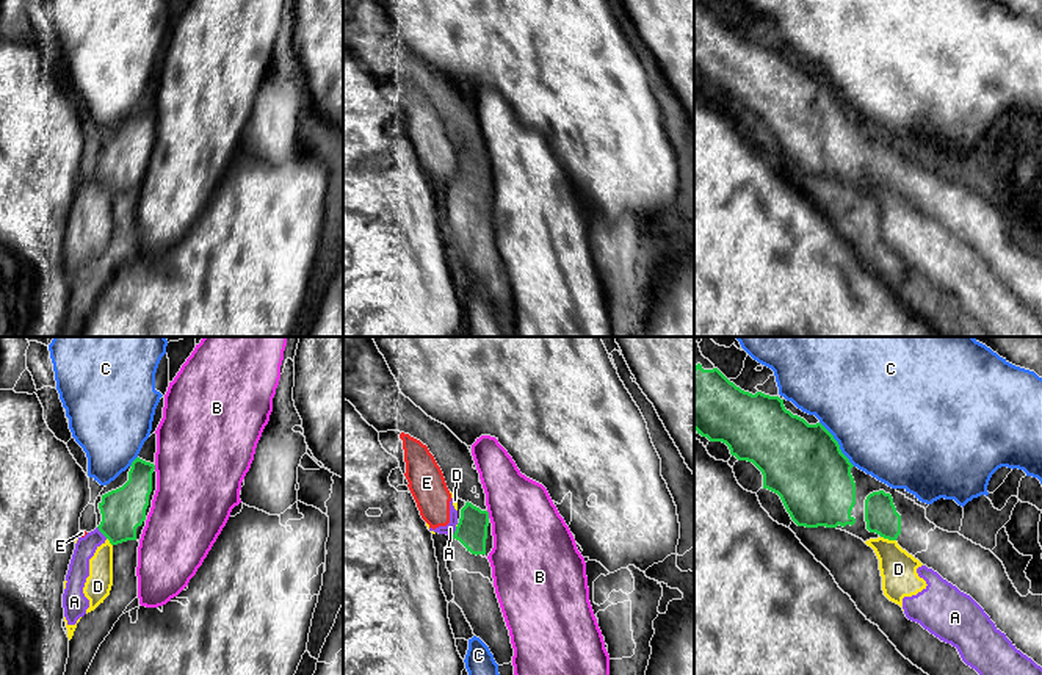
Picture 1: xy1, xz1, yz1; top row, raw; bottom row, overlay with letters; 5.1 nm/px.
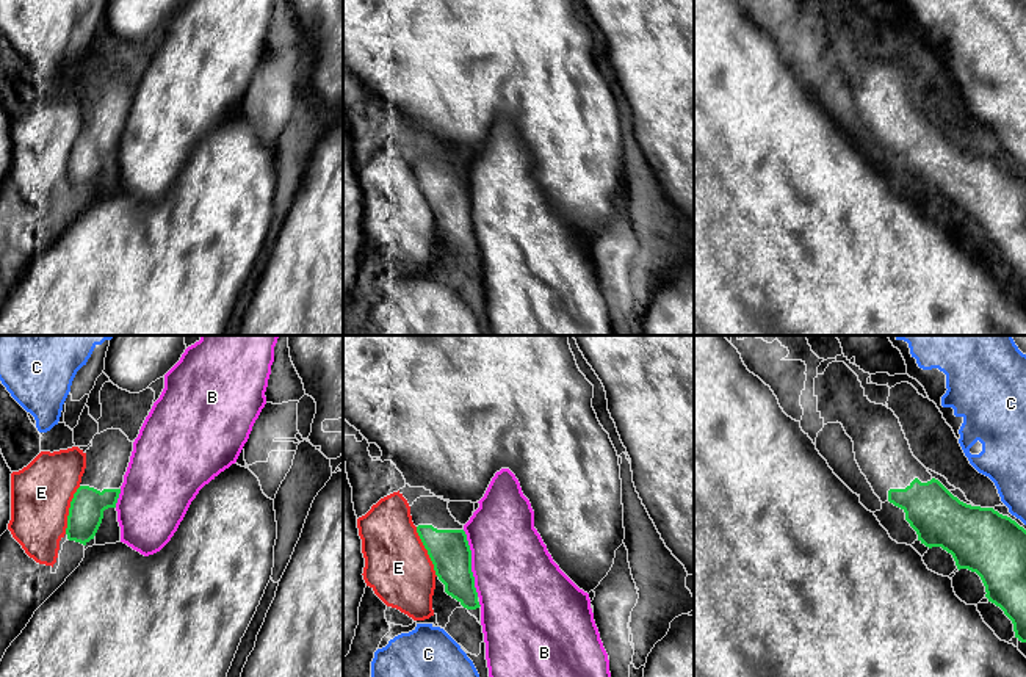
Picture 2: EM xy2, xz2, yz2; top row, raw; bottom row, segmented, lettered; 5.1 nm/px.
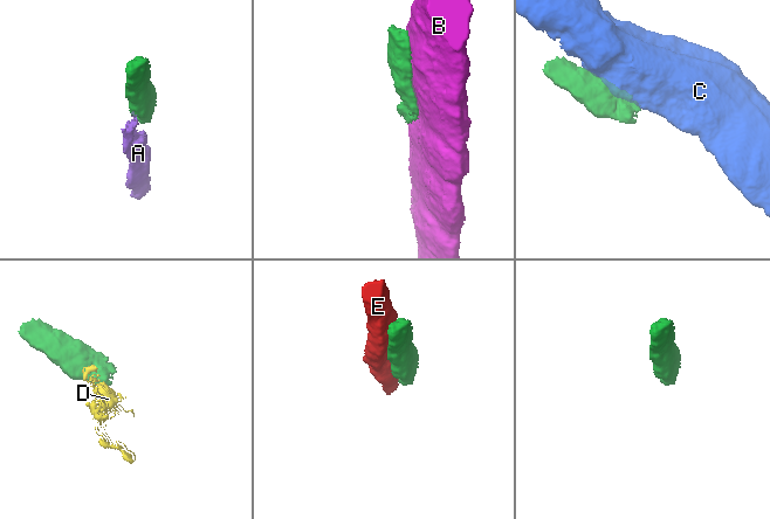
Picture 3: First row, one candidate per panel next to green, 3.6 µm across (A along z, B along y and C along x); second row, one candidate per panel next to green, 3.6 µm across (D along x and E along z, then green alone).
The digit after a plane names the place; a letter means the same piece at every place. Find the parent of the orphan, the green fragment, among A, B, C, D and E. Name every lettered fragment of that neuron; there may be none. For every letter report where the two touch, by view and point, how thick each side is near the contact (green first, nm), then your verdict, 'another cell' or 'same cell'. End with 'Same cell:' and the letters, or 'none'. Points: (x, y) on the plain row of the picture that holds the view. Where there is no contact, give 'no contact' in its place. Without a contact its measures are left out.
A: xy1 (102, 182) | 220/110 nm | another cell
B: xz2 (470, 212) | 200/420 nm | another cell
C: yz1 (837, 93) | 400/480 nm | another cell
D: yz1 (889, 188) | 170/190 nm | another cell
E: xz2 (428, 201) | 200/340 nm | another cell
Same cell: none

